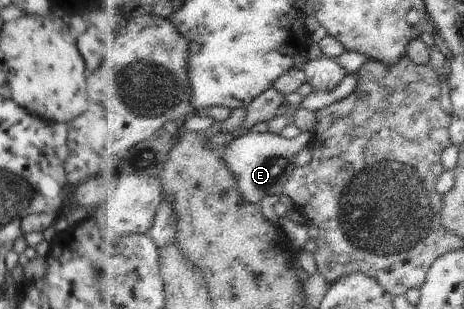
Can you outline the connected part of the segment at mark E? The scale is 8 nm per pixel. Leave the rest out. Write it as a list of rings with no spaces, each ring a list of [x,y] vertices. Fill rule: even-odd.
[[[251,131],[237,138],[223,151],[223,157],[238,179],[238,190],[247,201],[260,204],[273,195],[284,193],[294,171],[298,168],[299,153],[310,146],[315,133],[302,132],[296,138],[285,138],[273,132],[260,133]]]

